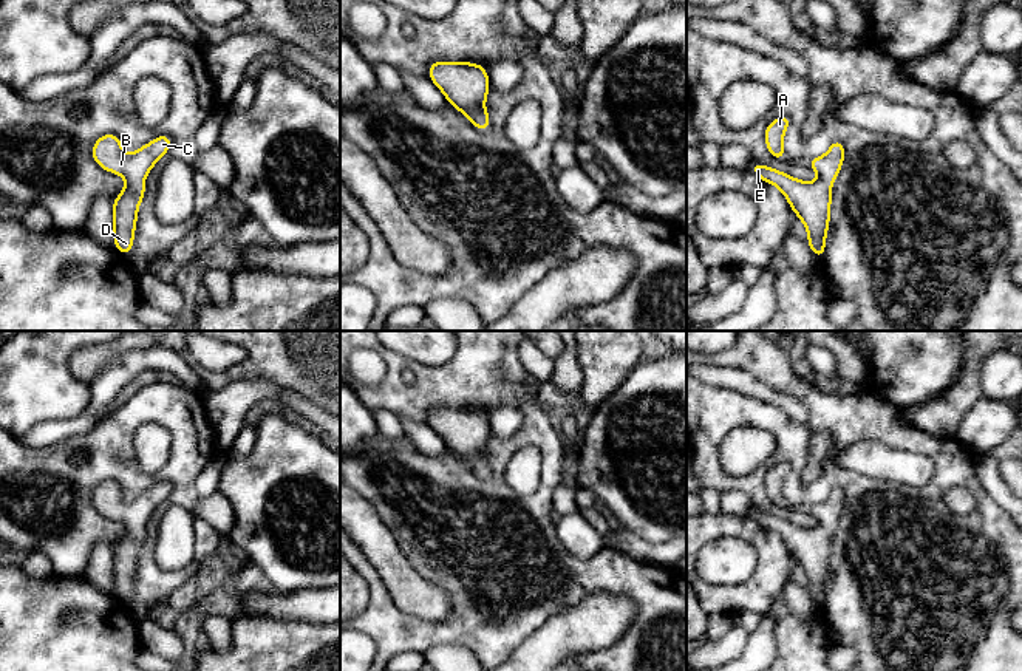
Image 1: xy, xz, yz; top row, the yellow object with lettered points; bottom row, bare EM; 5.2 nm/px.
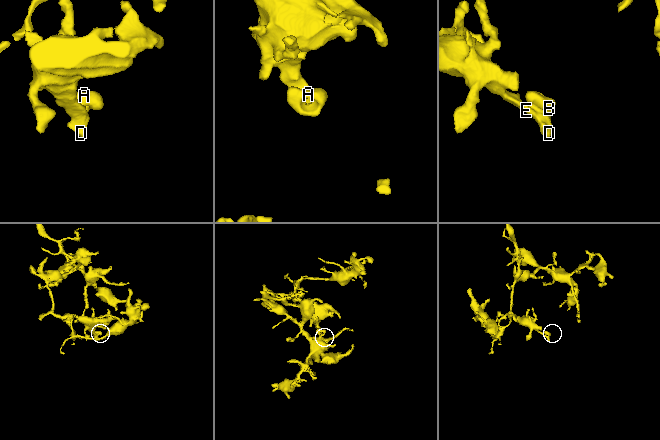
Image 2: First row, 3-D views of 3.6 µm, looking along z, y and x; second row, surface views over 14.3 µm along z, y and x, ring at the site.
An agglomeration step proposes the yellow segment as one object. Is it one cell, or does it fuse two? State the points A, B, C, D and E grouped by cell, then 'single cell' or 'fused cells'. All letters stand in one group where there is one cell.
groups A B C D E; single cell

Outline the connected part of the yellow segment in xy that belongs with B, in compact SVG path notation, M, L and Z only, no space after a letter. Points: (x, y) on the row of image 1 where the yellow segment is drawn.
M113 133L102 135L93 144L93 161L102 170L121 175L127 181L124 190L111 201L114 249L122 255L133 250L138 210L145 196L144 179L172 145L170 136L158 135L152 142L125 155L121 138Z

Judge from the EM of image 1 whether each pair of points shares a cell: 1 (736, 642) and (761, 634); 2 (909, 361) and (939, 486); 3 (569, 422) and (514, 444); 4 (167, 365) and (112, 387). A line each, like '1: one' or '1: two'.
1: two
2: two
3: two
4: one

